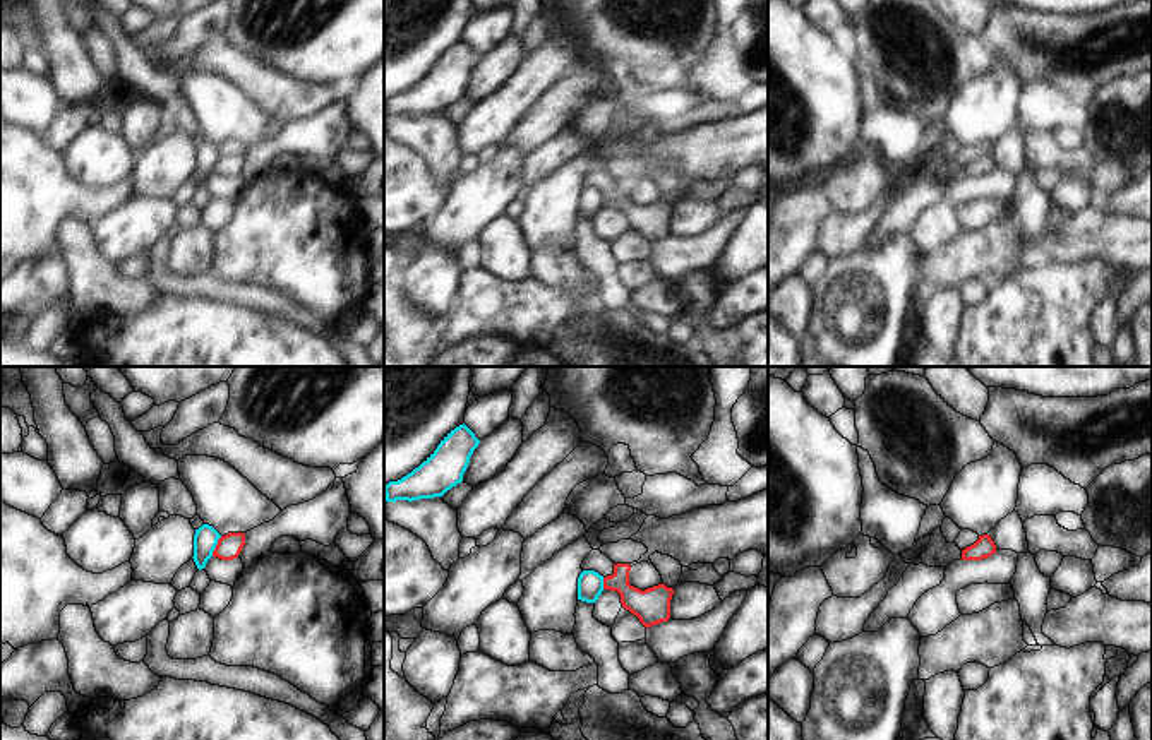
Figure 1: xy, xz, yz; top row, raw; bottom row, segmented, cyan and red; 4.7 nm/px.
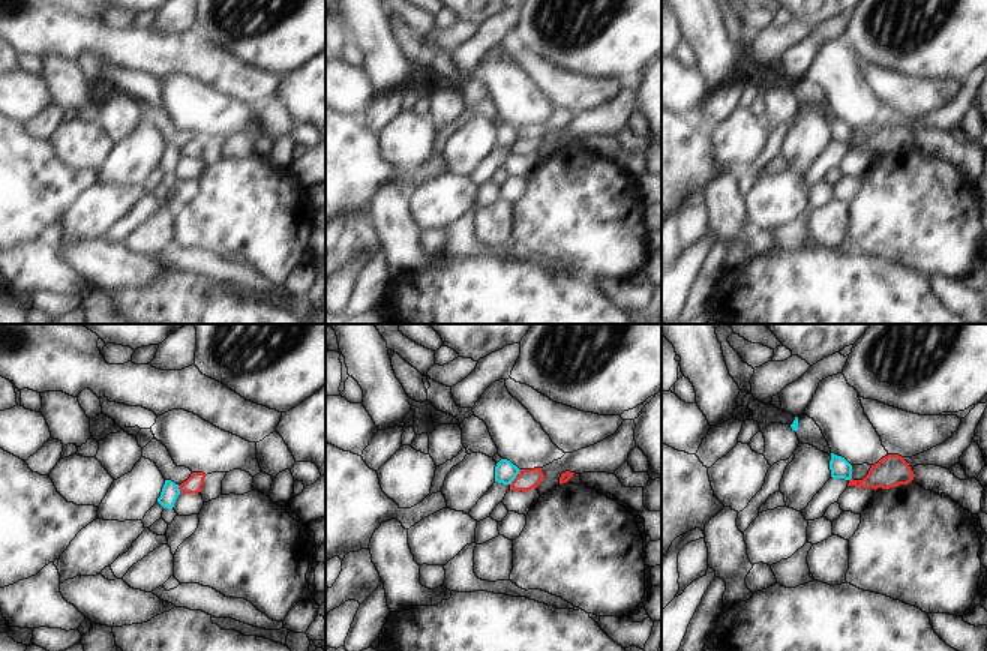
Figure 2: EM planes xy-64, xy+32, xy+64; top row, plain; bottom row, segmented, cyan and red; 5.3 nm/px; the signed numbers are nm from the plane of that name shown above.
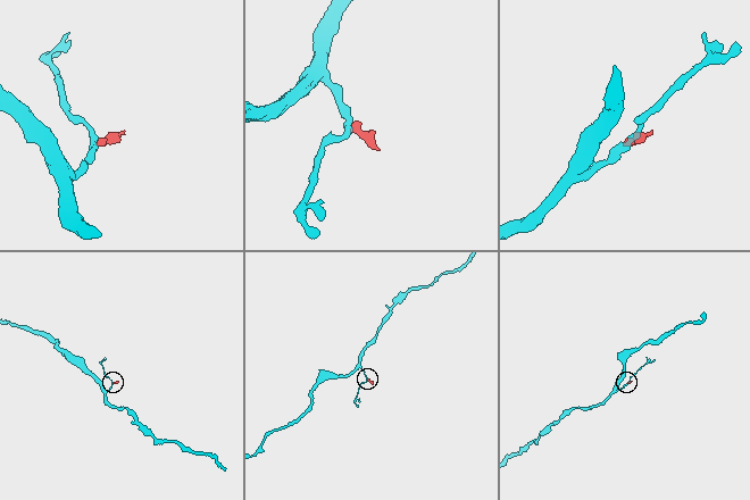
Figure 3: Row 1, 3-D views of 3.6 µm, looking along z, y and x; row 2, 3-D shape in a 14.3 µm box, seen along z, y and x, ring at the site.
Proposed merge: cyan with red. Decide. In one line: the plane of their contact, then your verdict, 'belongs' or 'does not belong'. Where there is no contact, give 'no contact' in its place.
xy | does not belong

